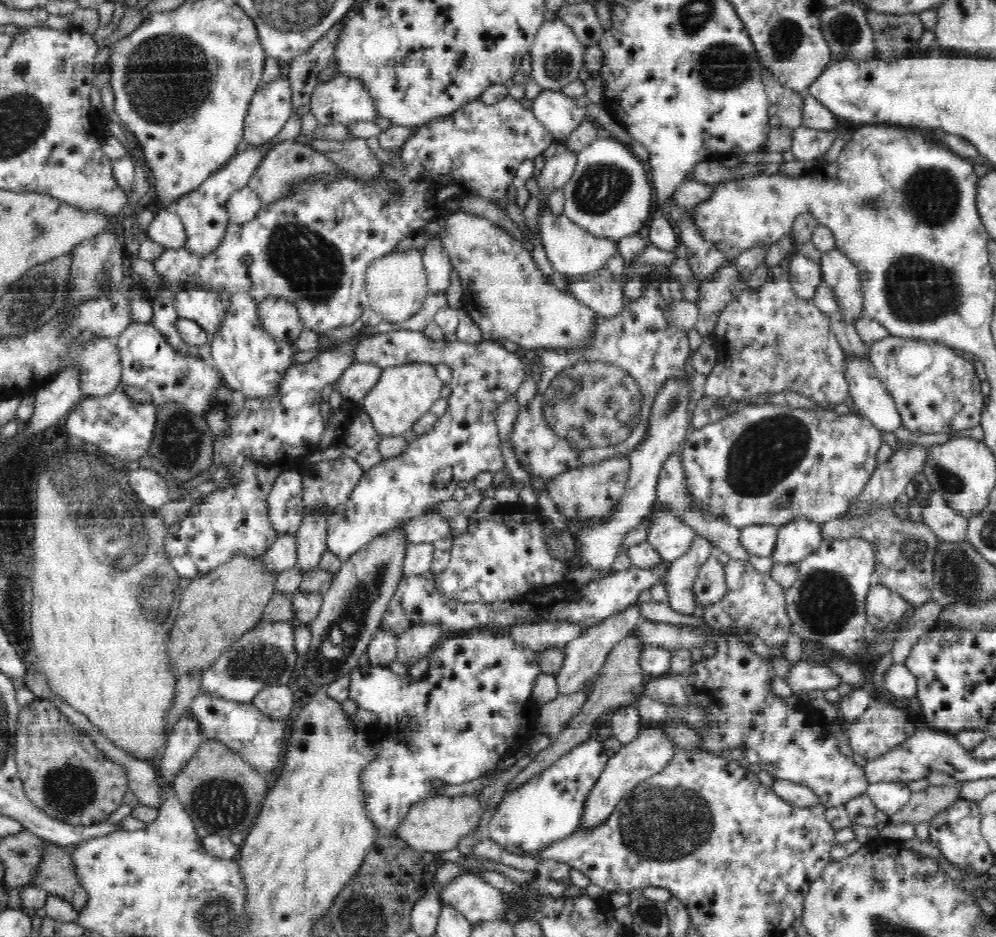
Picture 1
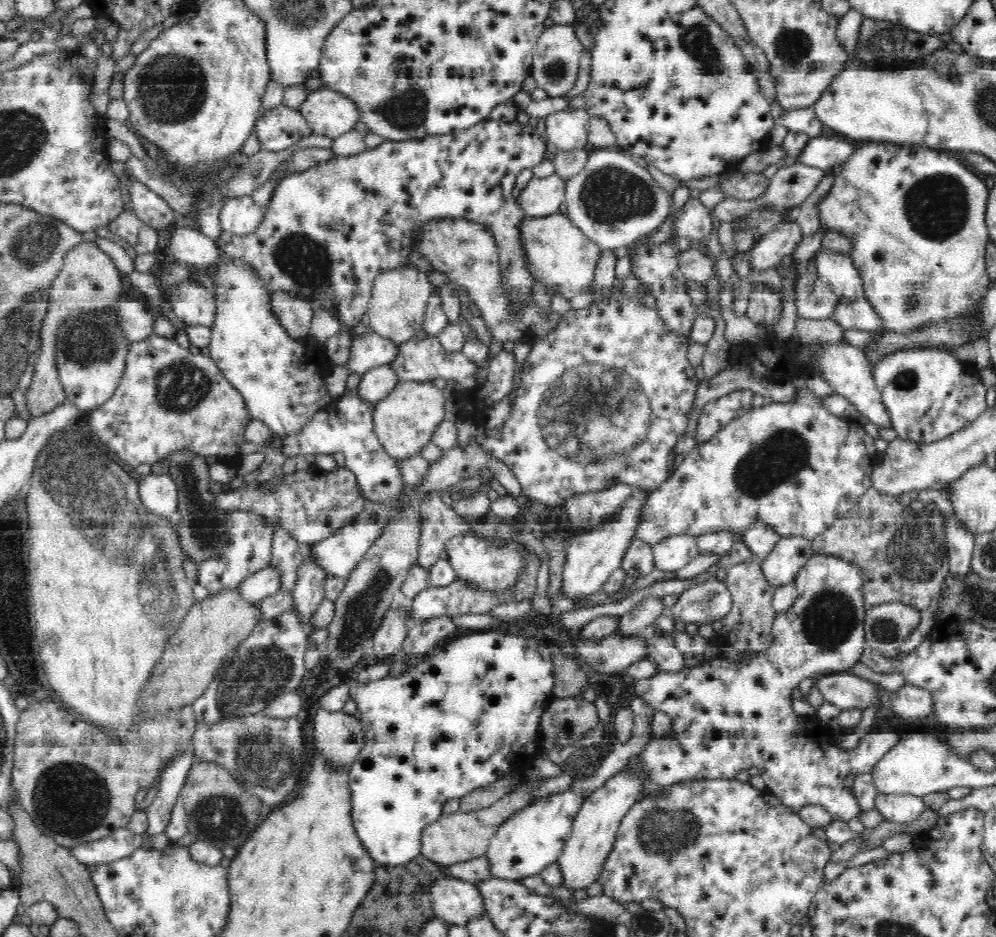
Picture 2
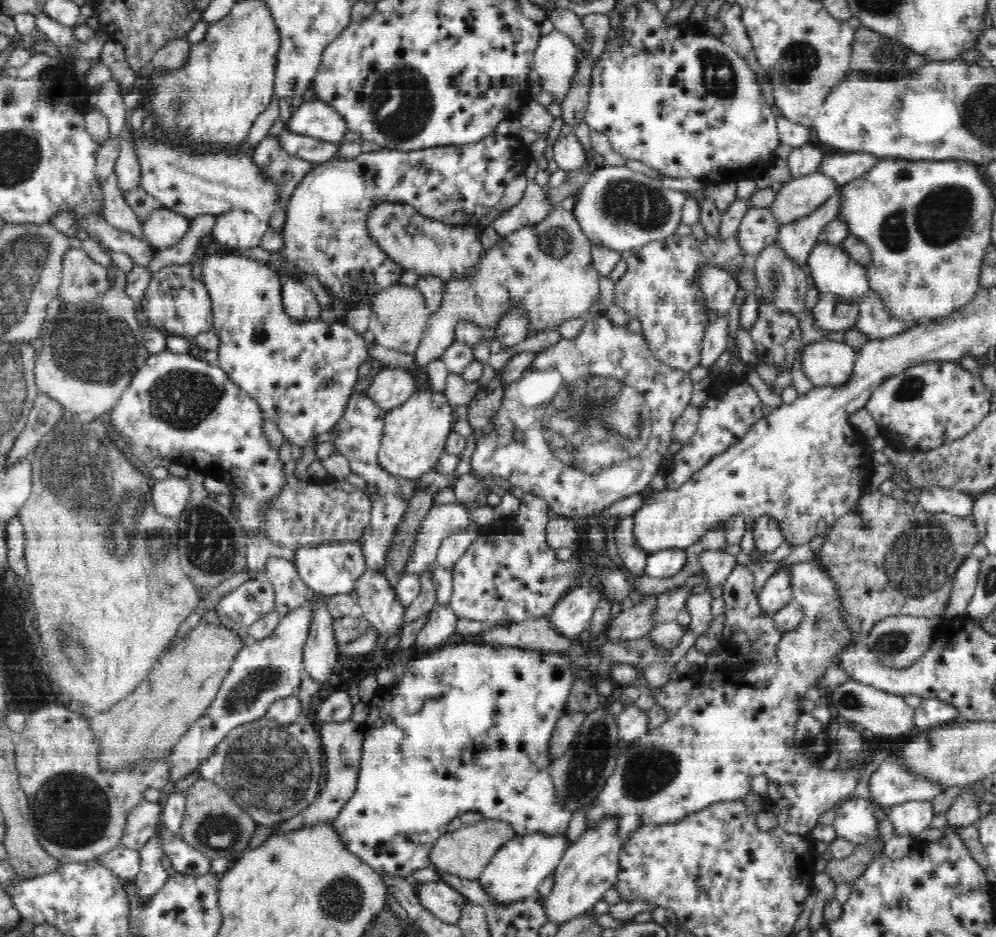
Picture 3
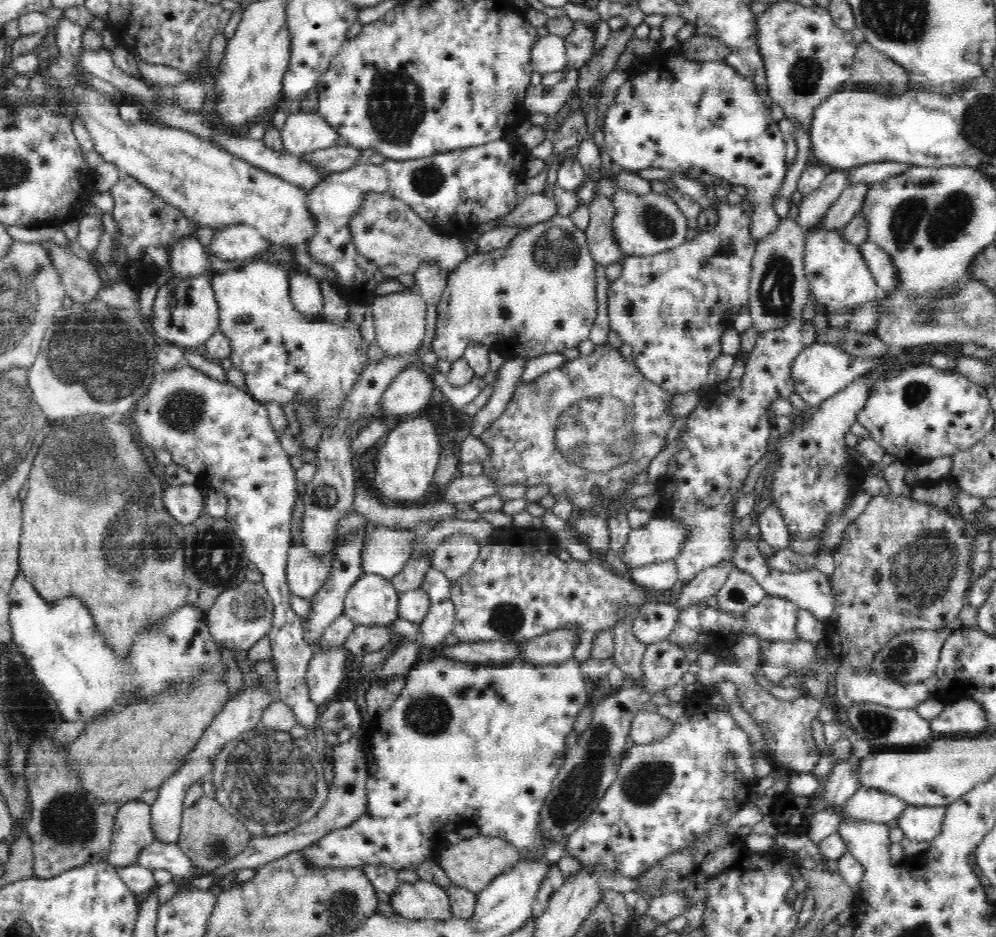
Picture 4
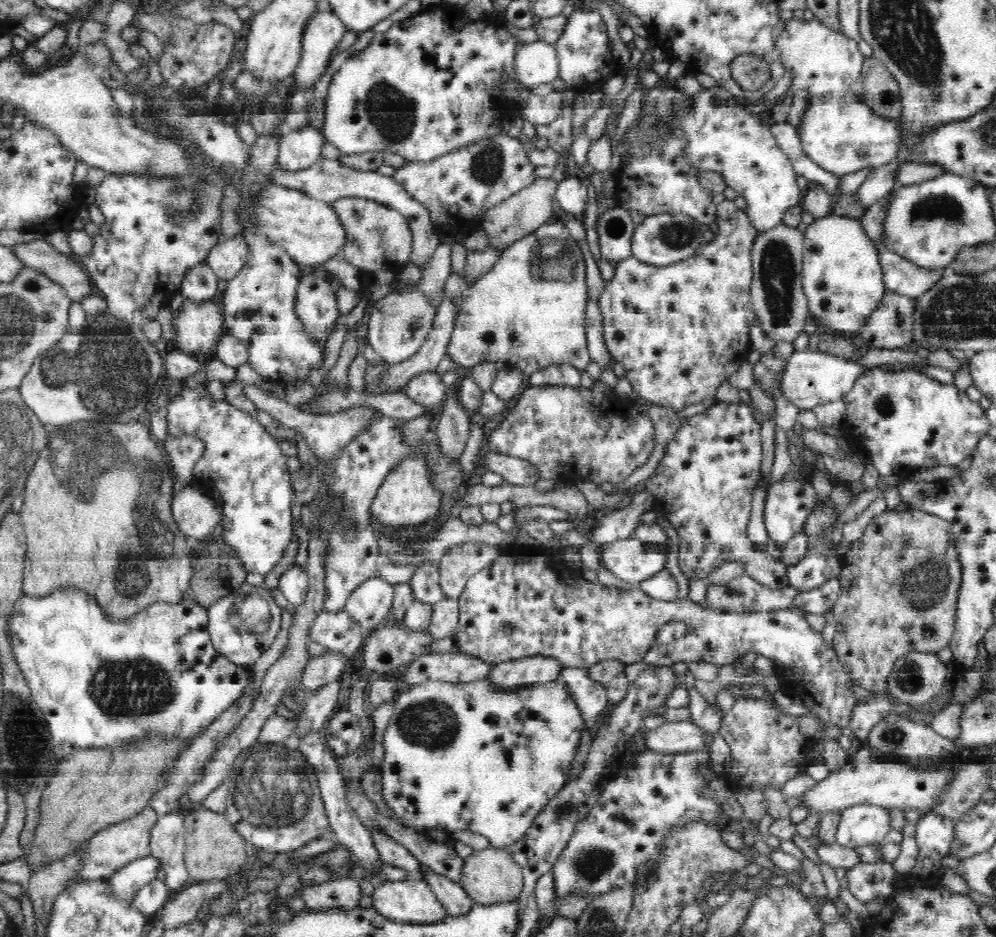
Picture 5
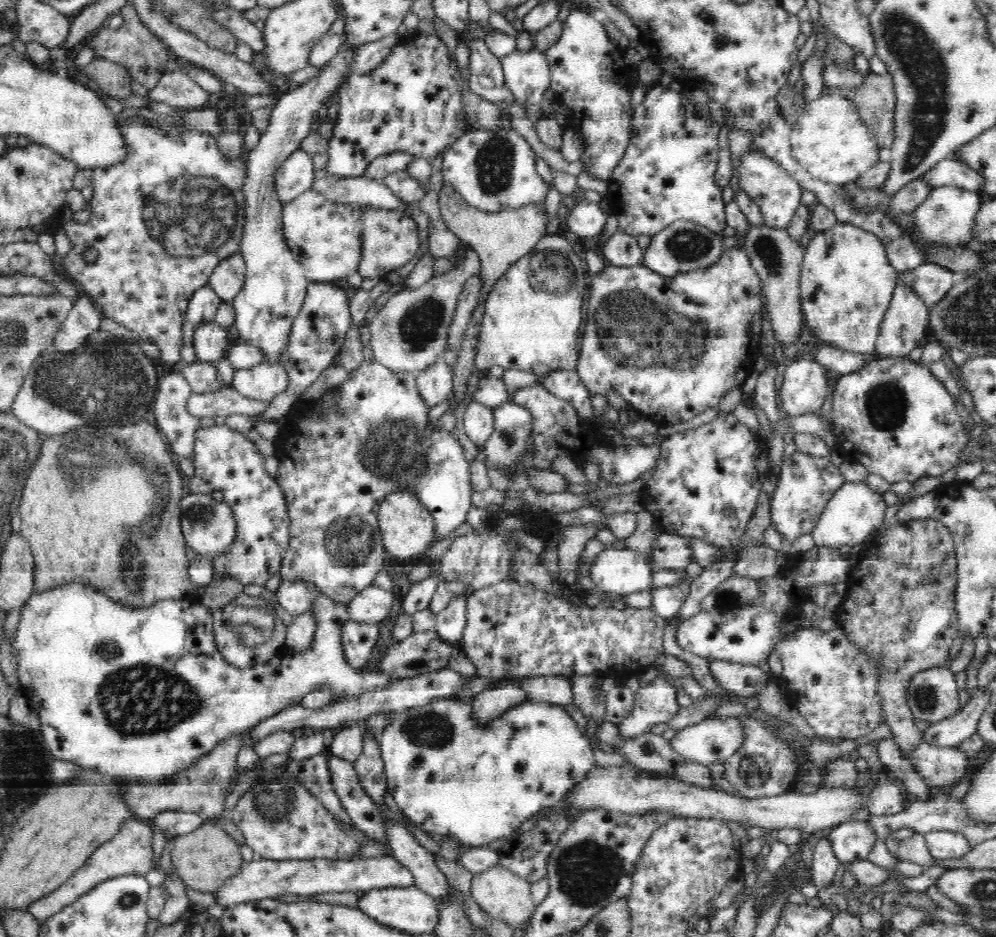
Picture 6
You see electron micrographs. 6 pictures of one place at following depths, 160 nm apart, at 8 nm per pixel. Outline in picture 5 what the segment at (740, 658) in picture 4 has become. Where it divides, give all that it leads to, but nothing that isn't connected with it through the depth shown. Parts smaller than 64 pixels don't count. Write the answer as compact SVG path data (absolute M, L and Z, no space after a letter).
M762 697L738 698L732 708L728 712L723 713L718 732L731 748L731 756L733 757L731 777L742 787L782 790L786 781L799 776L801 768L806 766L804 751L806 750L807 738L802 734L802 730L800 730L797 716L780 711L772 701L766 701Z

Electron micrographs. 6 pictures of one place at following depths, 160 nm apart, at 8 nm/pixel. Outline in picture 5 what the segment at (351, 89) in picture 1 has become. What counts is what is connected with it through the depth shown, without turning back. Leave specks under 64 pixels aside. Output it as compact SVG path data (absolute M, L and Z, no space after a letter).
M310 125L290 130L279 146L278 162L281 172L294 174L308 170L322 158L321 151L325 143L322 131Z

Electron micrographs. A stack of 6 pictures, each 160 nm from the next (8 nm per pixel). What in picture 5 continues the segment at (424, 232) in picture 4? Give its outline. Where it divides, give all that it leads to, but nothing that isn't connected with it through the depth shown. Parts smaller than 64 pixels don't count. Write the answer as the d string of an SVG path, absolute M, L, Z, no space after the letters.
M344 197L331 203L332 208L344 218L347 229L344 260L370 273L405 265L413 251L413 234L405 216L396 208L362 197Z

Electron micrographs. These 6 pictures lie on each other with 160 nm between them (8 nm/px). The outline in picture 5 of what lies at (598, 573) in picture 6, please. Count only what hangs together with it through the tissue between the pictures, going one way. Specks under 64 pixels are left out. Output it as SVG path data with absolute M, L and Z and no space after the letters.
M635 536L606 543L599 550L604 567L634 586L666 569L667 556L664 549L639 542Z

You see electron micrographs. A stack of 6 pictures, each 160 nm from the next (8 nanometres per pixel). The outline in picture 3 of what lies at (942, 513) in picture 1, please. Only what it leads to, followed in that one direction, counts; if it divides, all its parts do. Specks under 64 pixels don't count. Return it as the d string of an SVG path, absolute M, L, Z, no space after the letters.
M973 555L970 557L964 561L954 576L954 588L951 590L950 602L944 608L943 621L950 620L951 617L966 615L967 606L976 590L980 572L980 561Z

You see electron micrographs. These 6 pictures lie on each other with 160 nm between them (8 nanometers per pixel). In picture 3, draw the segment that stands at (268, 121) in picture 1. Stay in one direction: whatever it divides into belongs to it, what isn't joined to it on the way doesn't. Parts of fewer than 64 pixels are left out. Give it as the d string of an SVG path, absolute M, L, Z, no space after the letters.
M288 126L277 135L277 142L286 152L299 159L304 159L307 164L319 165L337 158L339 144L320 141L314 137L297 136L296 133L288 132Z

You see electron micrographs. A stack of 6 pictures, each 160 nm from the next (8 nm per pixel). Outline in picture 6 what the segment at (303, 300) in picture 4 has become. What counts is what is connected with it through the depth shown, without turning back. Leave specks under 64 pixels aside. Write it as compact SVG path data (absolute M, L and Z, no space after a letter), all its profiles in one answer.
M309 283L307 297L304 298L299 317L293 323L288 347L280 360L280 365L288 371L289 385L282 394L278 394L269 402L268 408L262 414L264 422L273 422L290 413L301 393L333 364L334 357L344 344L344 337L352 324L349 307L350 299L342 288L329 286L328 283Z

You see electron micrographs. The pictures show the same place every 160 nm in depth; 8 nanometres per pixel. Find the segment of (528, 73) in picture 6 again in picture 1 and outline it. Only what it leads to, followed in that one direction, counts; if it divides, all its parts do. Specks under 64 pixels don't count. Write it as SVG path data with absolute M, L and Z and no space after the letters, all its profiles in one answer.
M558 18L544 21L529 50L532 58L532 79L544 90L560 91L570 82L578 80L578 72L584 65L585 48L586 46L582 45L576 37L574 30L565 22Z

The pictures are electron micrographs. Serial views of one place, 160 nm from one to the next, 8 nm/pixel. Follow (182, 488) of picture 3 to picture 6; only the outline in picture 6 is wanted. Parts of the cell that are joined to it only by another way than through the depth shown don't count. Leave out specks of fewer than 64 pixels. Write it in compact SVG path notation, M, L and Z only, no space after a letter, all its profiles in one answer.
M190 493L180 501L181 531L184 535L184 545L188 546L188 554L208 556L215 559L216 556L224 556L230 553L230 546L236 542L238 525L231 506L224 501L217 502L210 494Z

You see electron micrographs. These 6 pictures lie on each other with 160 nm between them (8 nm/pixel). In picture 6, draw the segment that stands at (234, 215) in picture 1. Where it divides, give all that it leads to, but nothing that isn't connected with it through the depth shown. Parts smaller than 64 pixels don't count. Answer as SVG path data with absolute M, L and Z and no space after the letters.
M240 254L230 256L216 266L211 274L209 286L220 300L232 302L244 288L246 273L244 257Z

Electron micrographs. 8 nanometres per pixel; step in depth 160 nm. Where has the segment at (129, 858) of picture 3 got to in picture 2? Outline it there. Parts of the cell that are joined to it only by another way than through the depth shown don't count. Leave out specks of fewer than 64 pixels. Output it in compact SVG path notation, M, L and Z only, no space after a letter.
M129 829L115 830L110 837L92 845L82 845L72 848L70 852L86 866L114 864L118 860L126 858L136 853L142 848L145 840L141 836L134 836Z

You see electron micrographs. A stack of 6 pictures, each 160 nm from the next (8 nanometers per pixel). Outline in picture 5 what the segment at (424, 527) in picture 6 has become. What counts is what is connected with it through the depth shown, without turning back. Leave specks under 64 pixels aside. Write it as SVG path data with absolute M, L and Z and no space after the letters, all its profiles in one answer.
M402 458L400 466L394 468L394 472L380 486L378 494L371 506L371 514L374 514L382 524L394 530L402 528L420 528L430 518L434 518L440 510L441 496L435 492L435 488L429 484L429 472L427 466L419 458Z

